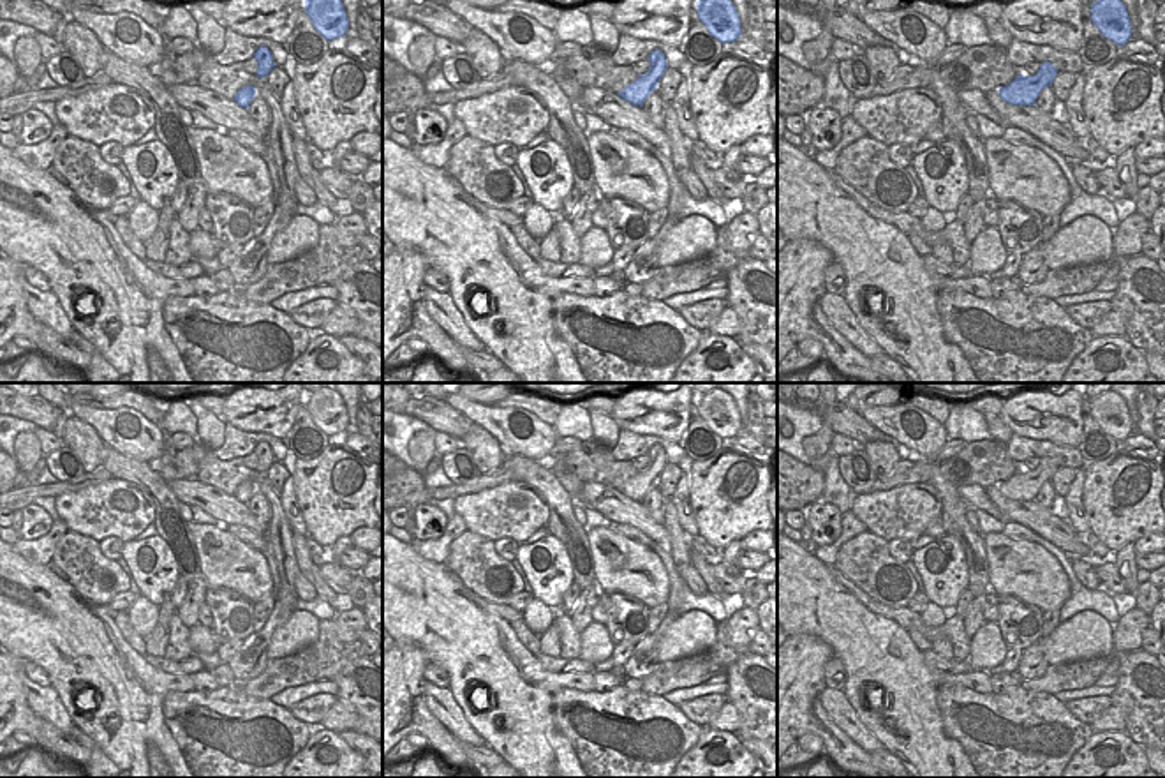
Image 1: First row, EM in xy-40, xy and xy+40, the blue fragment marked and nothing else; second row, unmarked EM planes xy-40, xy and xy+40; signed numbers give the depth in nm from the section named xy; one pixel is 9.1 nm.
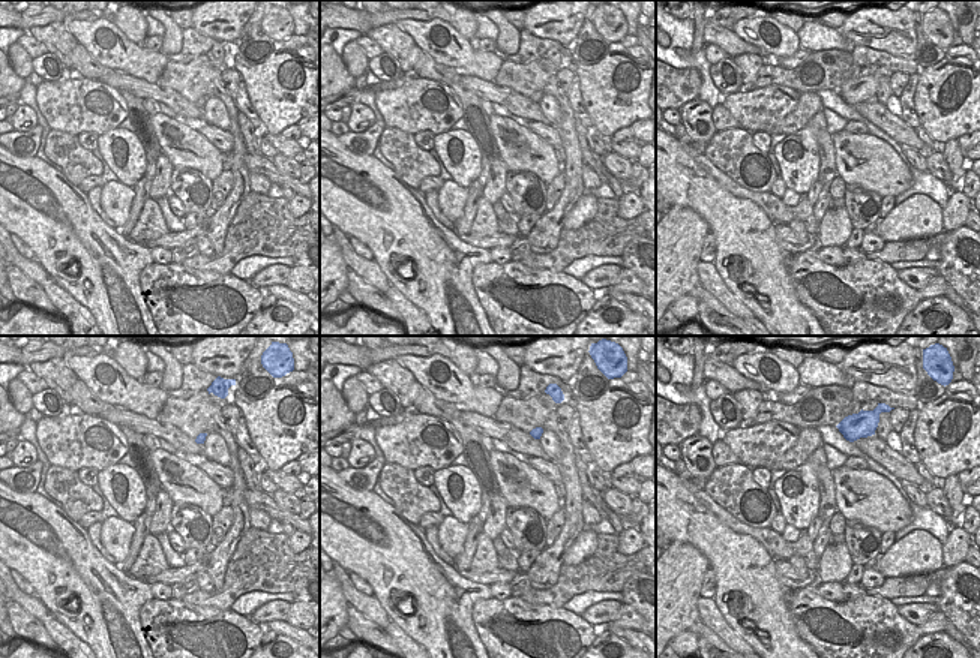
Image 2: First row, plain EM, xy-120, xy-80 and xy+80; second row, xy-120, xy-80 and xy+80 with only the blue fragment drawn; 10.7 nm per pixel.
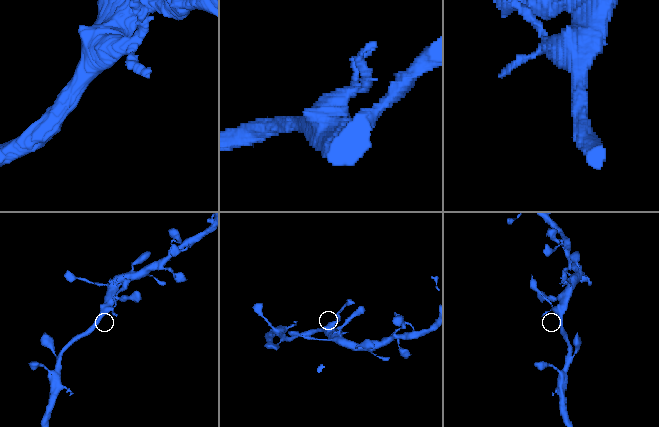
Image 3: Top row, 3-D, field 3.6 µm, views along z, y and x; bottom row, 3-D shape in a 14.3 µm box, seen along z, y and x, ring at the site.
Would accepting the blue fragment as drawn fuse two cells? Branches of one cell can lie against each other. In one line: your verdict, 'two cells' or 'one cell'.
one cell

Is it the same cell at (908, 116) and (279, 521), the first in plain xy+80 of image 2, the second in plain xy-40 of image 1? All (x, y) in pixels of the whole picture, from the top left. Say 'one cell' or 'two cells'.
two cells

